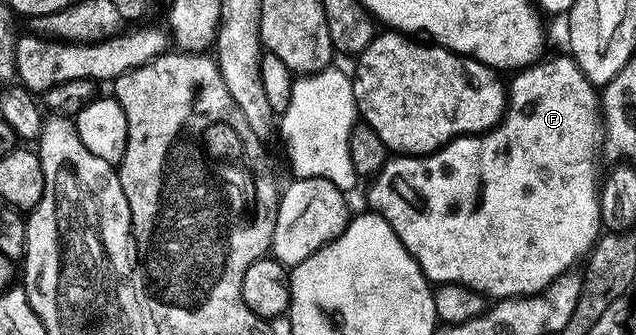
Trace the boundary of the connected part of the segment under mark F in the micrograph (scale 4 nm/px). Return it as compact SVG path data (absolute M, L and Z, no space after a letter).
M571 56L541 59L534 65L521 69L507 86L508 108L504 110L504 117L500 124L489 129L487 133L456 137L449 141L442 149L434 153L423 155L392 155L386 164L371 178L368 189L367 208L376 213L390 227L394 227L394 235L402 239L406 251L418 263L420 270L428 276L429 282L436 285L458 283L470 287L474 291L483 293L488 299L503 299L505 297L528 297L533 293L540 293L553 279L561 277L563 273L573 268L575 261L580 262L591 252L596 244L596 238L601 236L600 223L600 191L598 177L596 181L596 149L602 145L602 114L597 86L586 79L586 75L576 66Z

